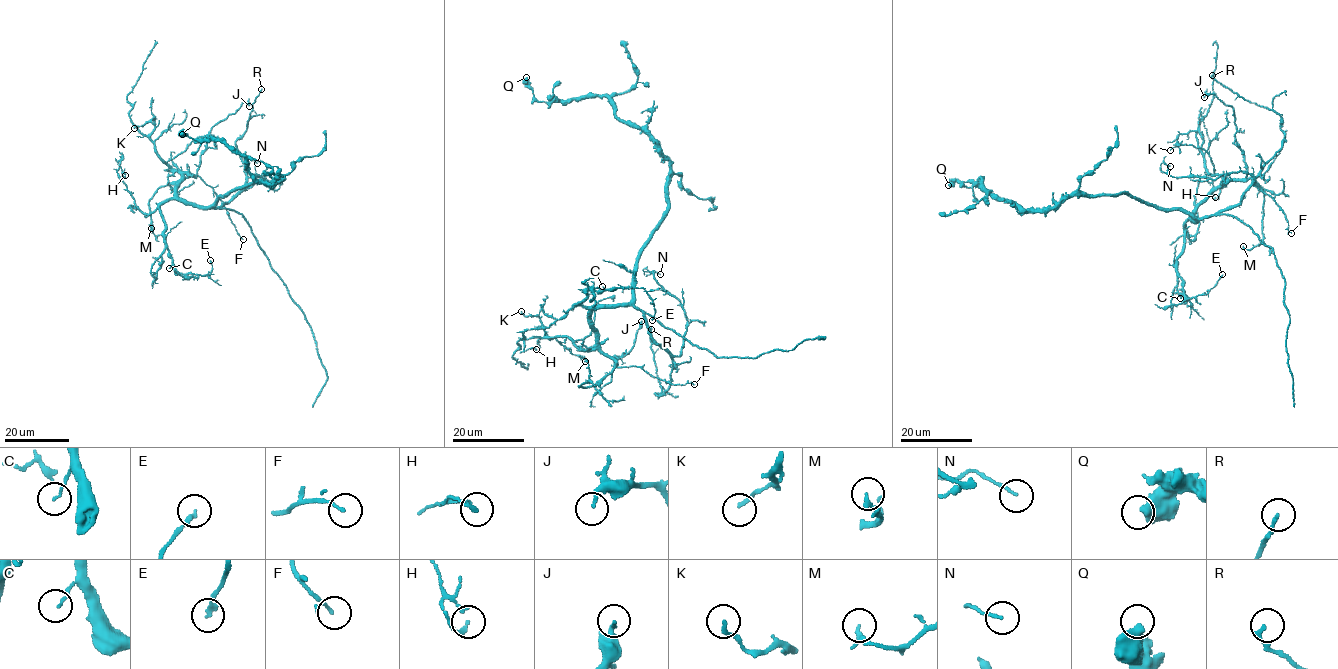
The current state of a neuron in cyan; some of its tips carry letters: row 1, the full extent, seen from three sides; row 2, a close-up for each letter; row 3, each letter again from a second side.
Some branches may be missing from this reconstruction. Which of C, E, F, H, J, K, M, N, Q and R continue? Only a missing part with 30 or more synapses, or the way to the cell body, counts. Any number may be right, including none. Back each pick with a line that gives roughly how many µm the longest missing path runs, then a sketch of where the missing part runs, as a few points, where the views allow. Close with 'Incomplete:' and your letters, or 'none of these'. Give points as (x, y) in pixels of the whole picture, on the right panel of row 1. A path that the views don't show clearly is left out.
Incomplete: none of these

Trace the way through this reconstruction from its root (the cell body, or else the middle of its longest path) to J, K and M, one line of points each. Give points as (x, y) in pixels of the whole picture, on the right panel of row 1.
J: (1175, 210), (1189, 211), (1192, 222), (1194, 210), (1215, 190), (1246, 176), (1234, 112), (1214, 94), (1204, 97)
K: (1175, 210), (1189, 211), (1192, 222), (1194, 210), (1226, 179), (1208, 172), (1198, 132), (1182, 133), (1170, 150)
M: (1175, 210), (1189, 211), (1192, 222), (1194, 210), (1225, 183), (1254, 180), (1264, 193), (1263, 240), (1243, 246)

